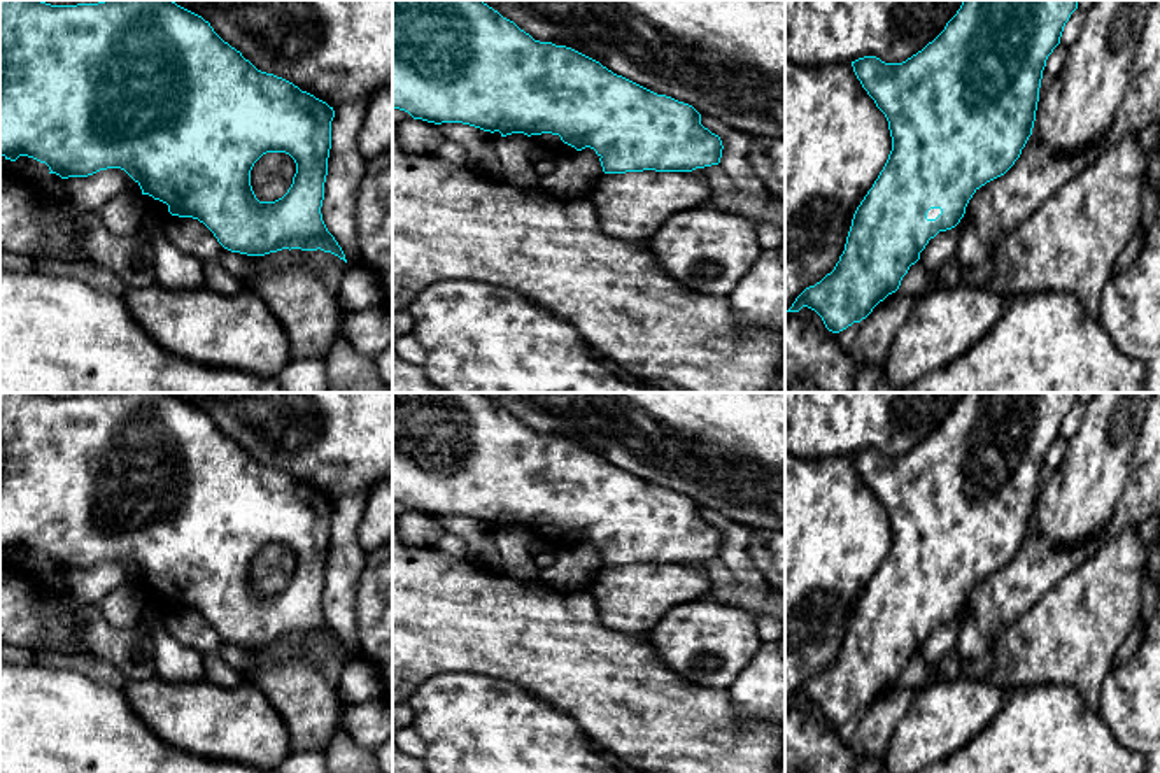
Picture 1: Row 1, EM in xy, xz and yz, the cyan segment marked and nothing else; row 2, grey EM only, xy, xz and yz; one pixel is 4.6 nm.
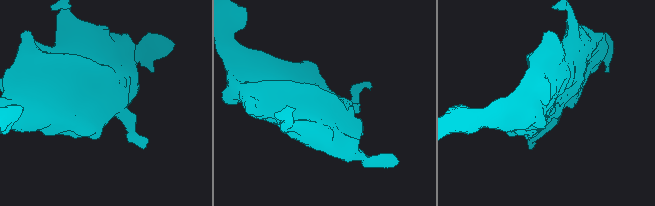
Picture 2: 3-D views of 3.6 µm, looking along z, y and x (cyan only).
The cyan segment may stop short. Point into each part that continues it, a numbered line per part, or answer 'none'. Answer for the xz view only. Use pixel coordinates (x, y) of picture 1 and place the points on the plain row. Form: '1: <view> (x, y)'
1: xz (552, 535)

